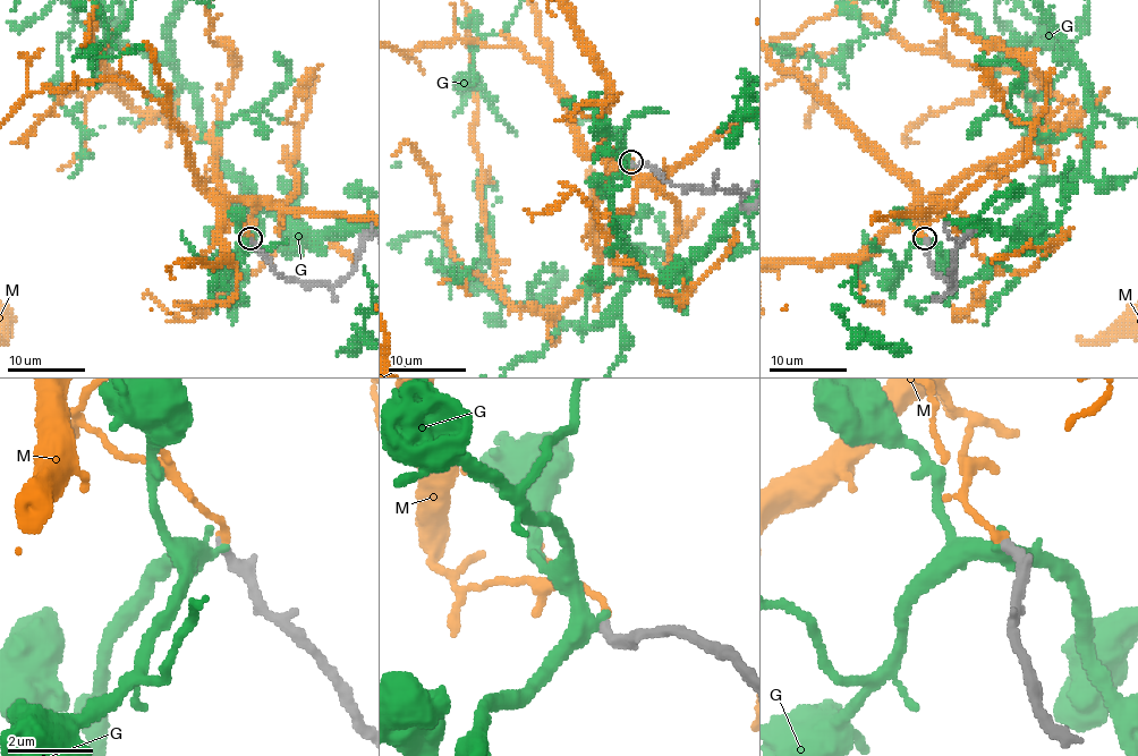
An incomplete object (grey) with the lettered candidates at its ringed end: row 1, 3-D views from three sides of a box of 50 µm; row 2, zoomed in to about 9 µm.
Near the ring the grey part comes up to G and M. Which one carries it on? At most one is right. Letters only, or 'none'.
none

